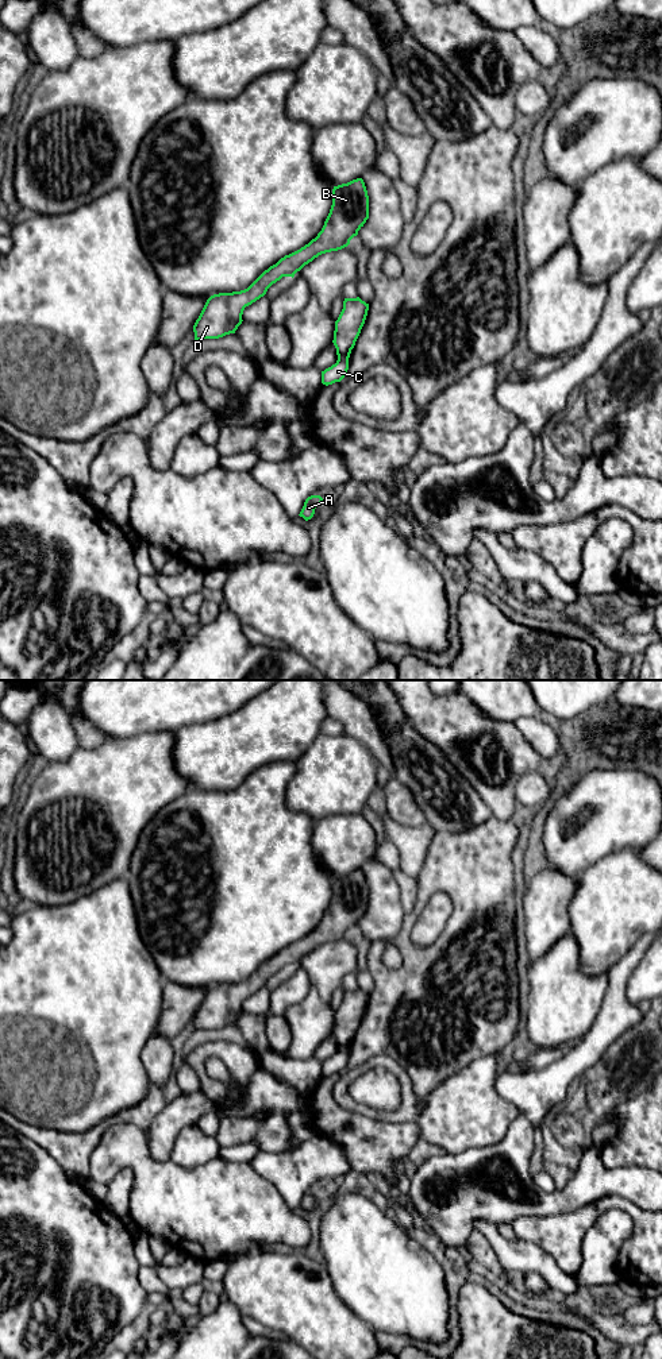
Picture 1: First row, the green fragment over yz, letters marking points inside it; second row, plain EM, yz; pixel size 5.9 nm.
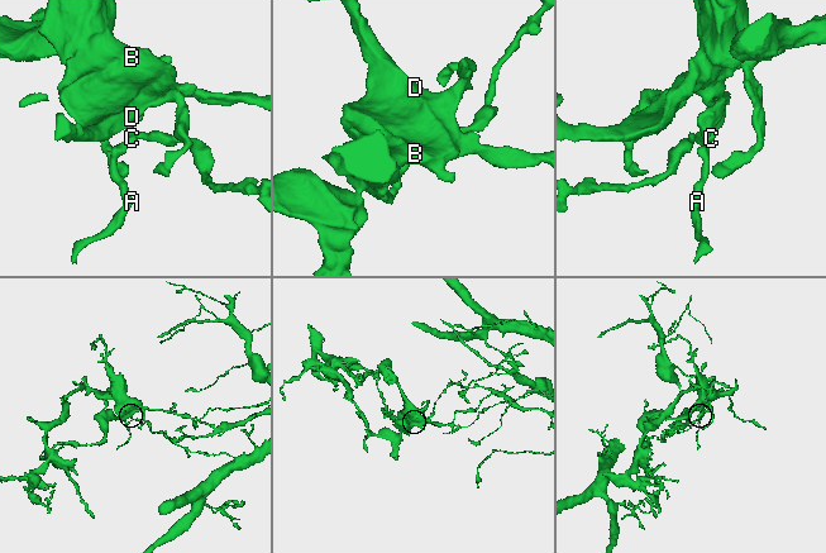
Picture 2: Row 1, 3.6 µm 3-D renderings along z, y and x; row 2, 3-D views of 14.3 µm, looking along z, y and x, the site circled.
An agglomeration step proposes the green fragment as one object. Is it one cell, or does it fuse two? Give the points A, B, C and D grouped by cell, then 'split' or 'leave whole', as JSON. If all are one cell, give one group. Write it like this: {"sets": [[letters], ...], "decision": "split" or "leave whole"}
{"sets": [["A", "C"], ["B", "D"]], "decision": "split"}

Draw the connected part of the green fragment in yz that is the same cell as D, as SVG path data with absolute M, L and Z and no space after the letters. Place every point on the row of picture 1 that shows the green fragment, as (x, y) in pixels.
M362 178L334 186L332 205L317 236L270 266L247 289L211 296L193 325L195 341L235 333L246 306L263 297L282 277L293 278L319 255L347 247L367 219L369 196Z

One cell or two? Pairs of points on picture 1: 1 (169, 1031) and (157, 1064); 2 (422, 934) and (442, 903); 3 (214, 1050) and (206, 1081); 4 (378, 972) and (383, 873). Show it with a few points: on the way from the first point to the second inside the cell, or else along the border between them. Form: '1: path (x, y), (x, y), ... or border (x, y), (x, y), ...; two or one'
1: path (161, 1039), (158, 1056); one
2: path (428, 926), (437, 911); one
3: path (206, 1056), (201, 1060), (201, 1073); one
4: border (369, 942), (381, 941), (385, 945); two

